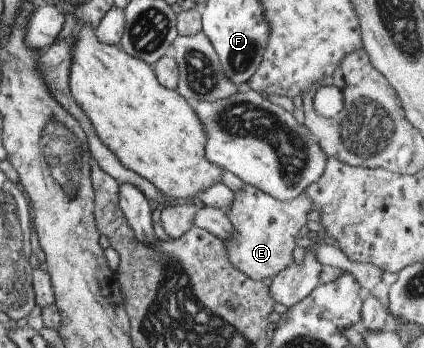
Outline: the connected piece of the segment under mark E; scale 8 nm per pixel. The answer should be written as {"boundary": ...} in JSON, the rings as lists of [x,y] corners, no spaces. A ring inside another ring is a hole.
{"boundary":[[[243,183],[233,194],[231,206],[225,213],[232,231],[228,239],[221,240],[228,264],[249,279],[272,280],[292,264],[293,249],[296,248],[297,238],[305,232],[307,214],[311,209],[311,202],[303,192],[296,198],[279,201]]]}

